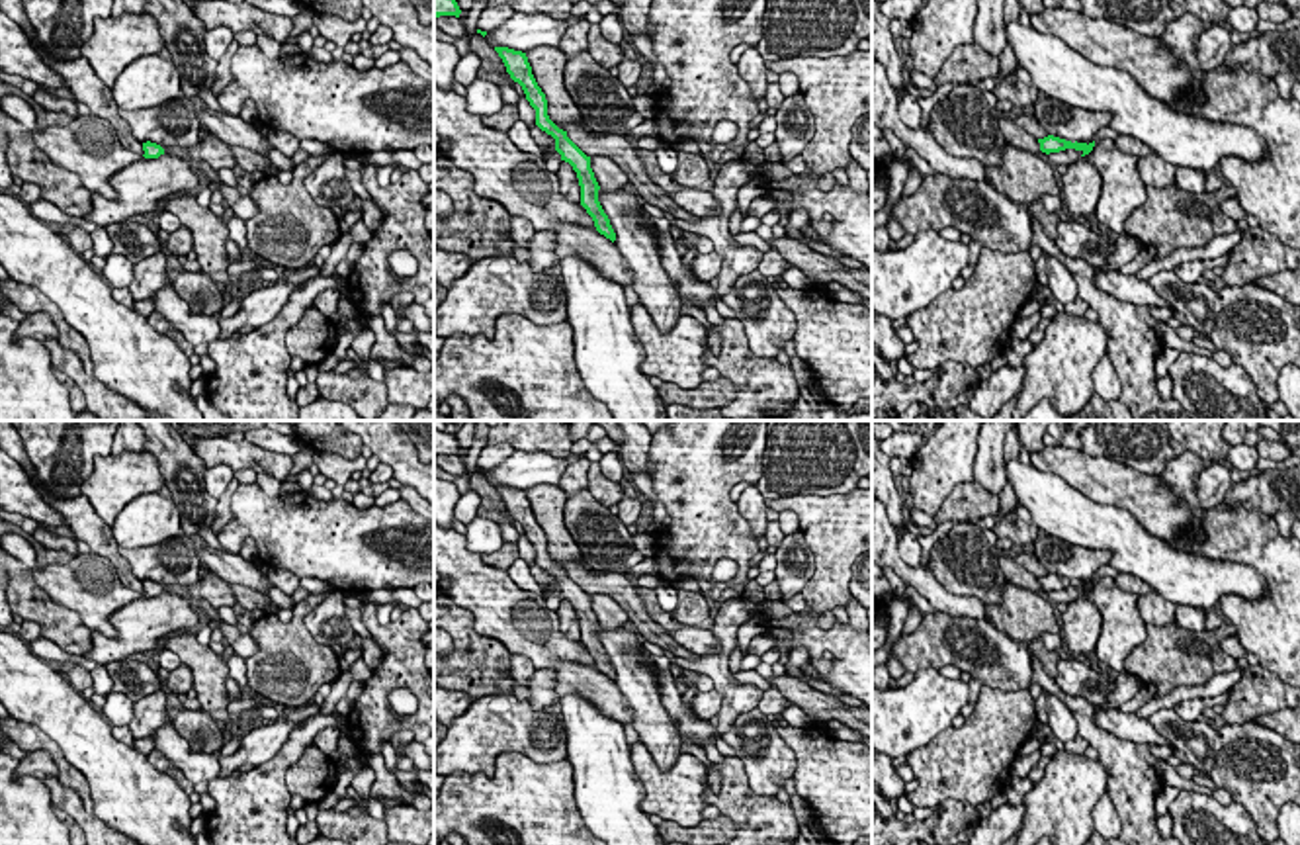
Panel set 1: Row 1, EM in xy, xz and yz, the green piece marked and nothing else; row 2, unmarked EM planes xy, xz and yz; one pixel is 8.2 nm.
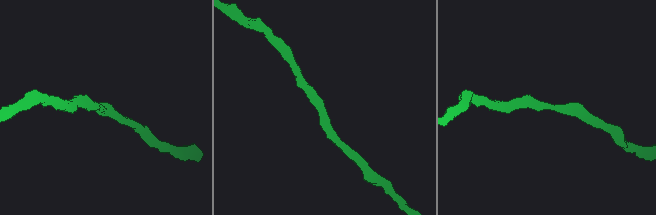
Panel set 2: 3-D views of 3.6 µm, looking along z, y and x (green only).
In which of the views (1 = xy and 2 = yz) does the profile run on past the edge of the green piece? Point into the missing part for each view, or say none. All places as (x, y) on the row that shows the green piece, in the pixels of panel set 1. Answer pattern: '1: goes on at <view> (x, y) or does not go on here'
1: does not go on here
2: does not go on here

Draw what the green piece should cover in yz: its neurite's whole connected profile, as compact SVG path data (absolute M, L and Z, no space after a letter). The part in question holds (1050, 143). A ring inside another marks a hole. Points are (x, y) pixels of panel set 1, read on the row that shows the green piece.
M1048 135L1044 139L1038 139L1040 143L1040 151L1050 155L1050 153L1060 153L1060 151L1065 151L1065 149L1075 149L1075 151L1081 151L1085 155L1089 155L1095 147L1095 141L1093 143L1071 143L1071 141L1065 141L1065 139L1060 139L1060 137L1054 137L1054 135Z

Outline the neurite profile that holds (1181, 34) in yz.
M1183 14L1165 22L1165 31L1157 37L1191 70L1194 88L1202 86L1206 74L1198 65L1196 41L1210 25L1210 22L1202 22L1194 14Z

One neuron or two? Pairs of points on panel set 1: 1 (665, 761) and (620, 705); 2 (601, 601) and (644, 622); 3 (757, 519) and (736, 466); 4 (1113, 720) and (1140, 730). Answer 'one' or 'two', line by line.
1: two
2: two
3: two
4: one

